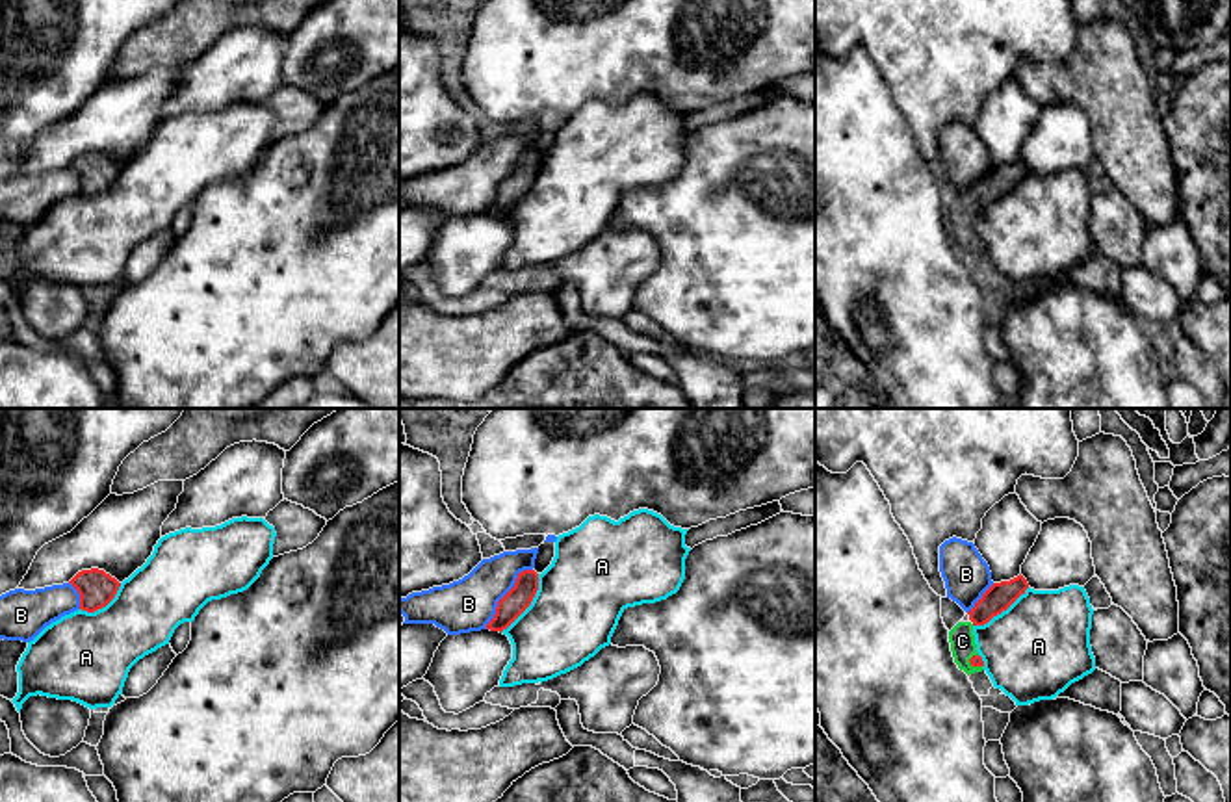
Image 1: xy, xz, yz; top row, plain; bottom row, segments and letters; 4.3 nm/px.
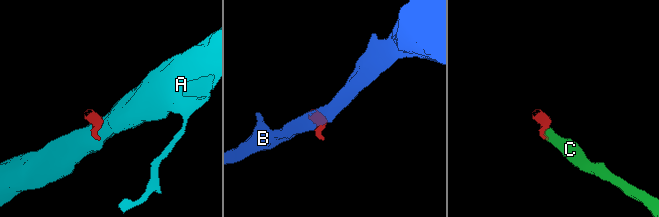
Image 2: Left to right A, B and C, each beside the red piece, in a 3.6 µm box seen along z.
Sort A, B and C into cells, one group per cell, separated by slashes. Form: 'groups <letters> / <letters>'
groups A / B / C

